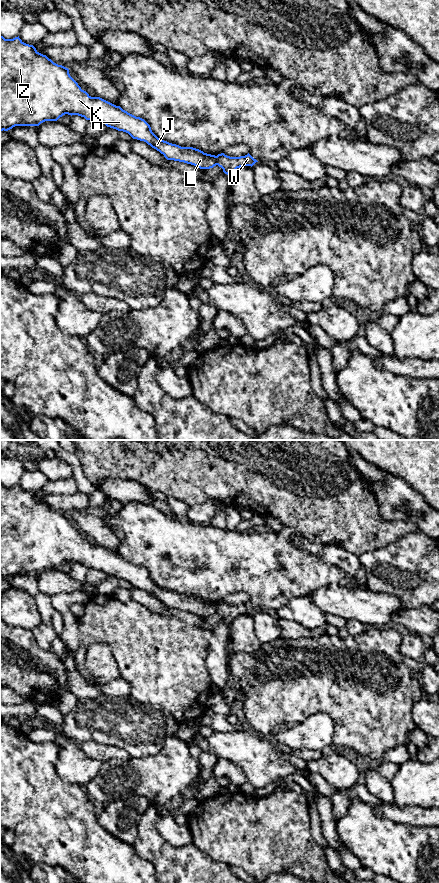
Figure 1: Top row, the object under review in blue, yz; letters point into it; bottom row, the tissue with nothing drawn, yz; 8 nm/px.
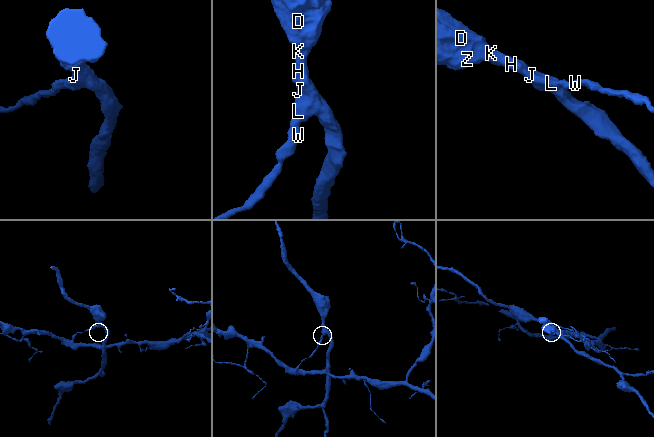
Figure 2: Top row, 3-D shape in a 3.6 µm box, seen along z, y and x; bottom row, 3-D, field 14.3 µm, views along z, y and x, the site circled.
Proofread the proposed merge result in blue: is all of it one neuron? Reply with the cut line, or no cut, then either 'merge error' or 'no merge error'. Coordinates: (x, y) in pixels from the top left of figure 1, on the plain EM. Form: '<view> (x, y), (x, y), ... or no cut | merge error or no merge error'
yz (215, 604), (217, 612) | merge error

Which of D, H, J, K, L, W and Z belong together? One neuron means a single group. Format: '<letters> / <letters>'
D H J K L Z / W

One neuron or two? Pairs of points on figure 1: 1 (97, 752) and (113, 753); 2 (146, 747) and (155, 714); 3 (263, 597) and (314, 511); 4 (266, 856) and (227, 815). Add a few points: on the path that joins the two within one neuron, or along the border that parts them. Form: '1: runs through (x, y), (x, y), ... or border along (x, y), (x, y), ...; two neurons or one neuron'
1: runs through (101, 752), (109, 753); one neuron
2: runs through (146, 739), (146, 728), (152, 722); one neuron
3: border along (283, 525), (294, 527), (301, 533); two neurons
4: runs through (257, 845), (236, 824); one neuron

